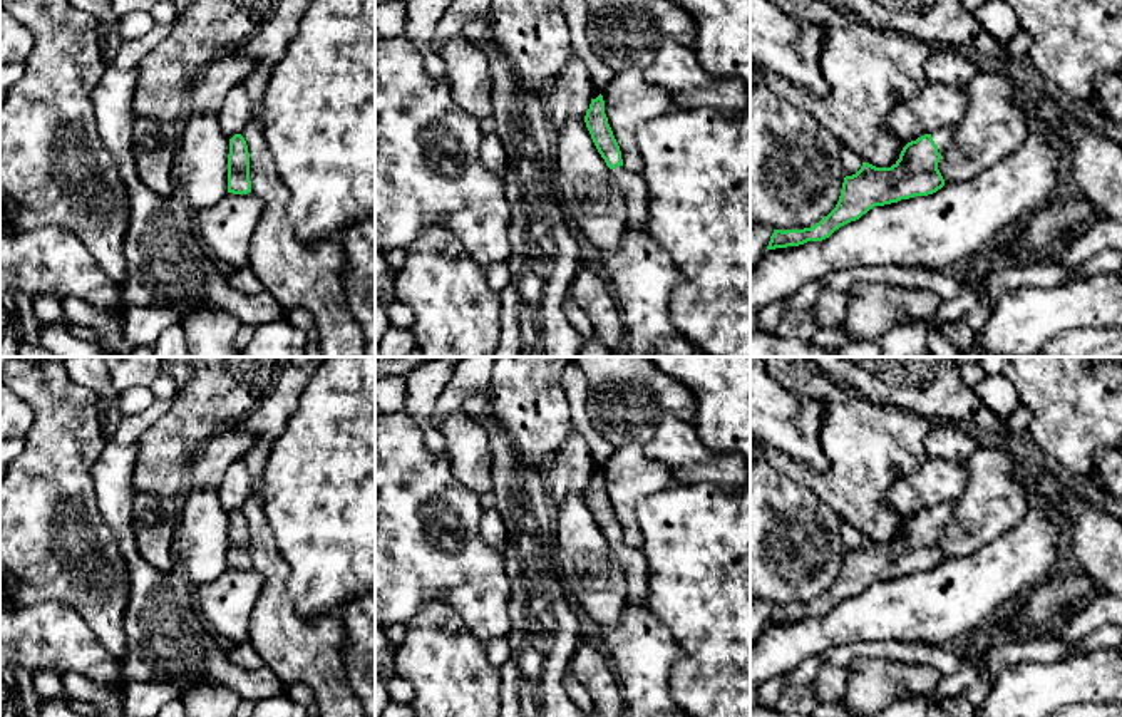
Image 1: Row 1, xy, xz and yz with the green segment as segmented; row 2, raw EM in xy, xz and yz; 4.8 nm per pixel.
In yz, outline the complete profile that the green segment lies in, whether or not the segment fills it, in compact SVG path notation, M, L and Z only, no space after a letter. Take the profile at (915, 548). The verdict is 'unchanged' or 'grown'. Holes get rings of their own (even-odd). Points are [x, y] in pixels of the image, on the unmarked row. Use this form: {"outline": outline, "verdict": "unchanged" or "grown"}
{"outline": "M951 499L908 518L891 543L862 538L856 549L844 553L839 576L827 591L811 603L774 605L767 625L822 616L874 581L936 568L944 561L938 538L953 521L955 509L956 499Z", "verdict": "grown"}

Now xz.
{"outline": "M601 469L596 474L591 474L584 498L598 528L610 543L613 558L623 568L626 580L626 601L630 605L645 603L648 593L646 558L640 548L633 548L623 541L621 526L608 499Z", "verdict": "grown"}

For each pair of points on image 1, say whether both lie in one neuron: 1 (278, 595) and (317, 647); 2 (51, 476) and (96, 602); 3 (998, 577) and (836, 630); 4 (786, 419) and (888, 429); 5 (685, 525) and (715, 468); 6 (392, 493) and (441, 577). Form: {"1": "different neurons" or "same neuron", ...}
{"1": "same neuron", "2": "same neuron", "3": "same neuron", "4": "different neurons", "5": "different neurons", "6": "same neuron"}

